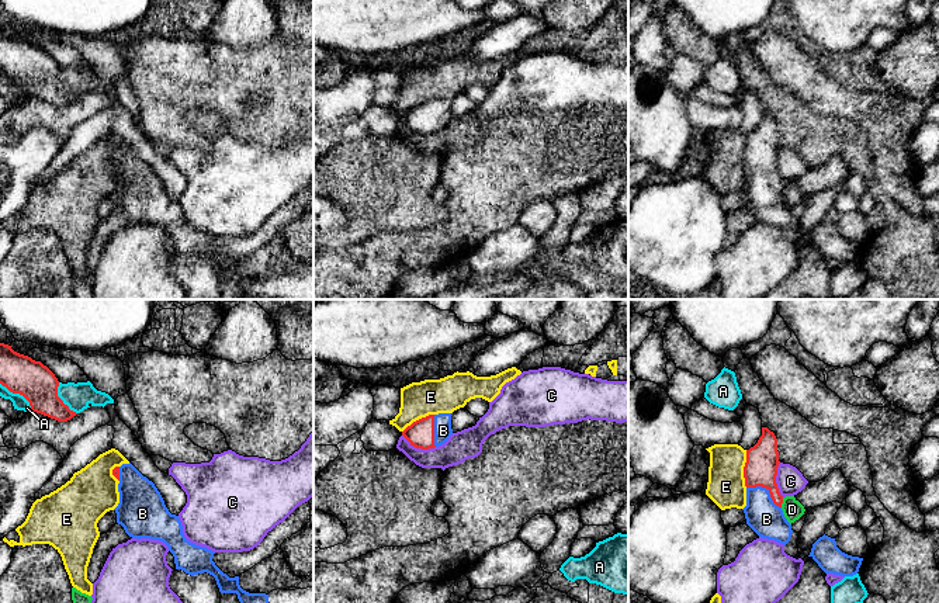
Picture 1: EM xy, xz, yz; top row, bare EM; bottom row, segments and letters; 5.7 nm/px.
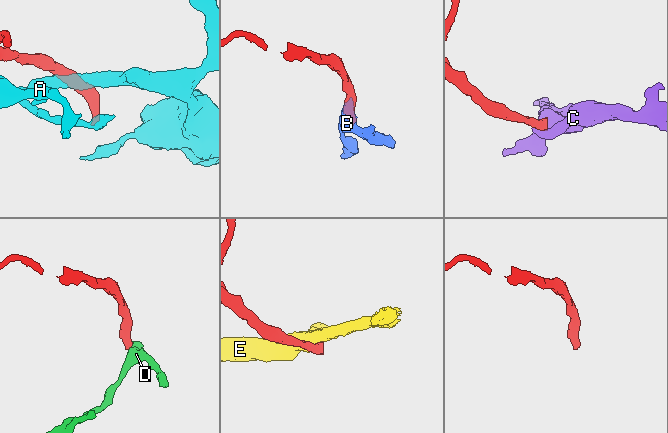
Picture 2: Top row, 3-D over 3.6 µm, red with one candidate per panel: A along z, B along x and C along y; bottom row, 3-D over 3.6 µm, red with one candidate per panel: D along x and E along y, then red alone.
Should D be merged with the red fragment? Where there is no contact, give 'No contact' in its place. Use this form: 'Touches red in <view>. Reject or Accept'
Touches red in yz. Reject

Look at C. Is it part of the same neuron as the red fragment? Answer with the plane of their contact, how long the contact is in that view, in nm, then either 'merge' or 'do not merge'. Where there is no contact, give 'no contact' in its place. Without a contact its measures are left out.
xz | 200 nm | do not merge

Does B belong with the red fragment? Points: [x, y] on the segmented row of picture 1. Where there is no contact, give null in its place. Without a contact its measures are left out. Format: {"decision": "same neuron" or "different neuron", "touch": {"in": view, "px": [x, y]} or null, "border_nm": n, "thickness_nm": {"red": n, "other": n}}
{"decision": "same neuron", "touch": {"in": "yz", "px": [766, 488]}, "border_nm": 240, "thickness_nm": {"red": 190, "other": 200}}

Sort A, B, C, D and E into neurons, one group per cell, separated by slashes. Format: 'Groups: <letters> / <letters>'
Groups: A / B / C / D / E

